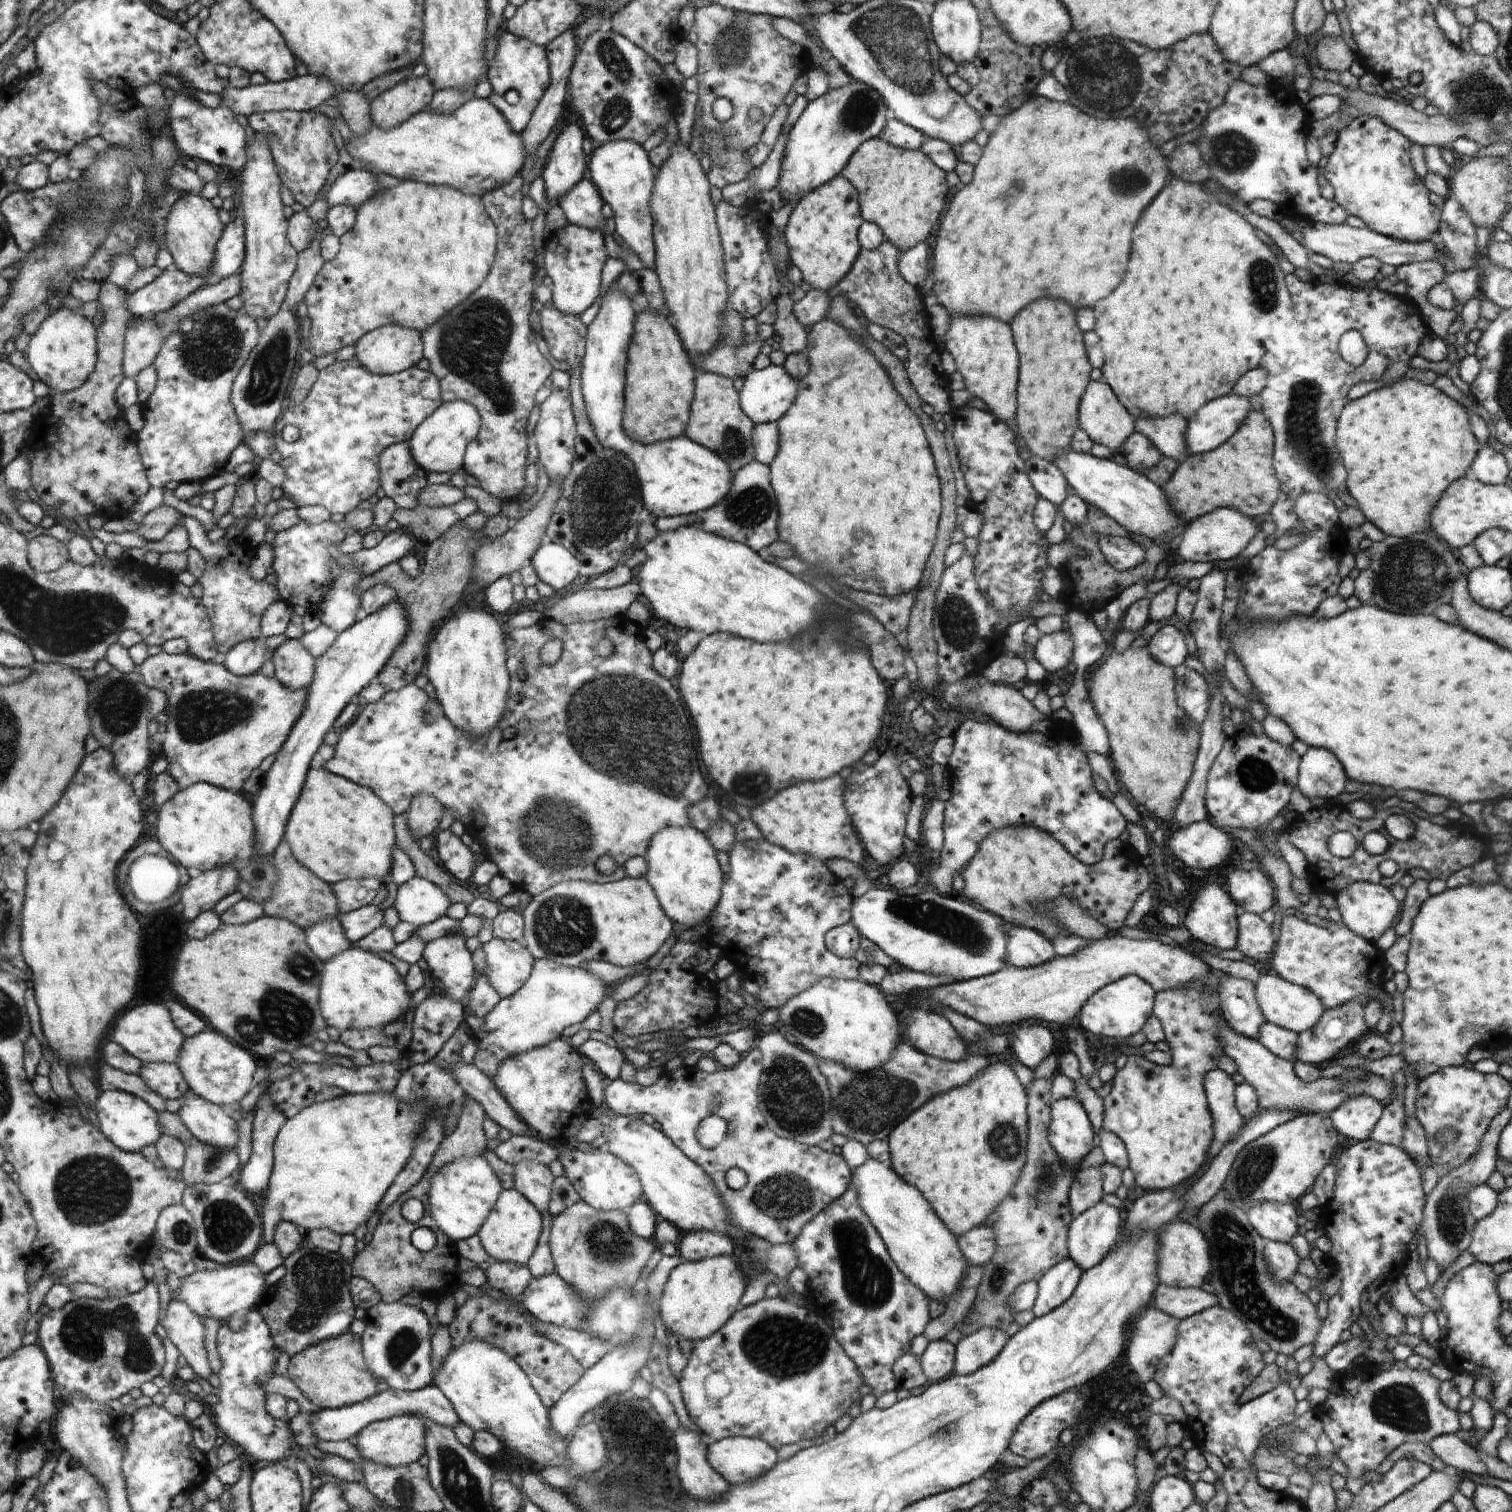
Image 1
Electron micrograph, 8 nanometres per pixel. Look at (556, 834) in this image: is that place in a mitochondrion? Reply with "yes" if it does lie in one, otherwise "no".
yes

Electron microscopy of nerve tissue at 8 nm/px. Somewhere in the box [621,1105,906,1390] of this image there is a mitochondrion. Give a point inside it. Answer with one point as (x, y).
(782, 1347)

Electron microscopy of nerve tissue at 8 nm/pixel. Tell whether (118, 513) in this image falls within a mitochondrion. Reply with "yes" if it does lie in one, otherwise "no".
no

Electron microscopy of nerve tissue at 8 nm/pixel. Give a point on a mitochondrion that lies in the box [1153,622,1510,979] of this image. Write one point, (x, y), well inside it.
(1453, 843)

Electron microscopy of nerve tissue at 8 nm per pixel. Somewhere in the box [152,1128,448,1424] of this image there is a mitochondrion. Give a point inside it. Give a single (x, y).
(317, 1280)

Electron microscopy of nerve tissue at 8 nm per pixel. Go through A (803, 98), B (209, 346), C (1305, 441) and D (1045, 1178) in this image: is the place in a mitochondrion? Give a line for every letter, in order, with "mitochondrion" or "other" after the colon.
A: other
B: mitochondrion
C: mitochondrion
D: mitochondrion

